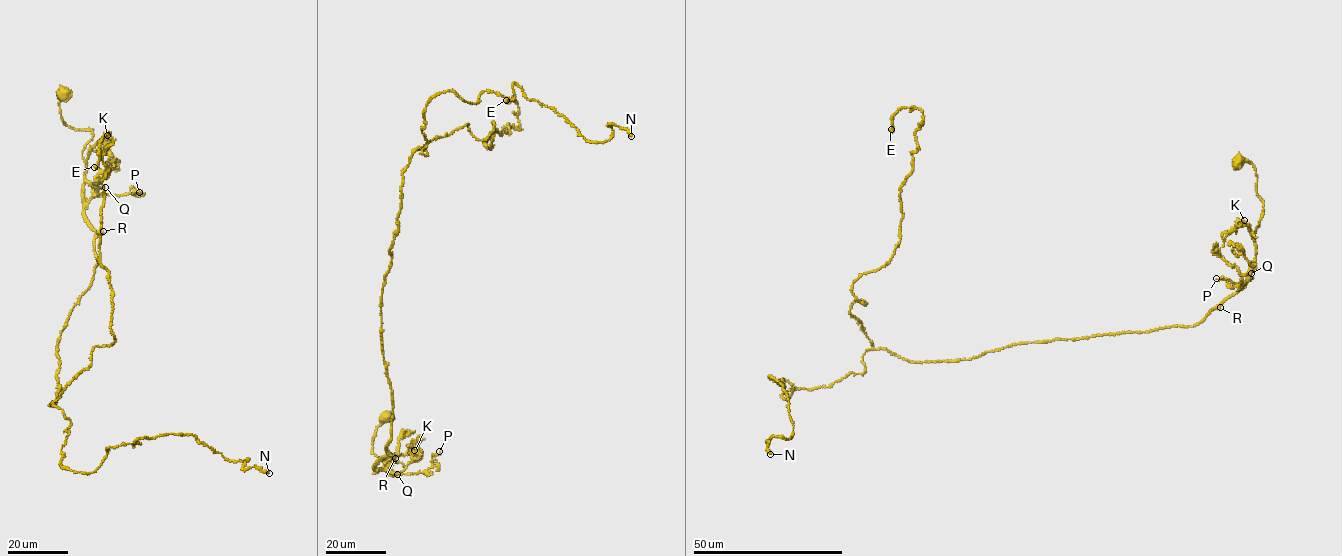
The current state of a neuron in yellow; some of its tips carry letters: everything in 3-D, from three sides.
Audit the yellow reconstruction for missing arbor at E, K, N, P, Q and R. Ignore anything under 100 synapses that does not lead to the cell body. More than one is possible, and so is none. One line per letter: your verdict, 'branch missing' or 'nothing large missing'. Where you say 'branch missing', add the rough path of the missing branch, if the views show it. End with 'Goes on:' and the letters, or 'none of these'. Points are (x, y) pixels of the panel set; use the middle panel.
E: nothing large missing
K: nothing large missing
N: nothing large missing
P: nothing large missing
Q: nothing large missing
R: nothing large missing
Goes on: none of these

